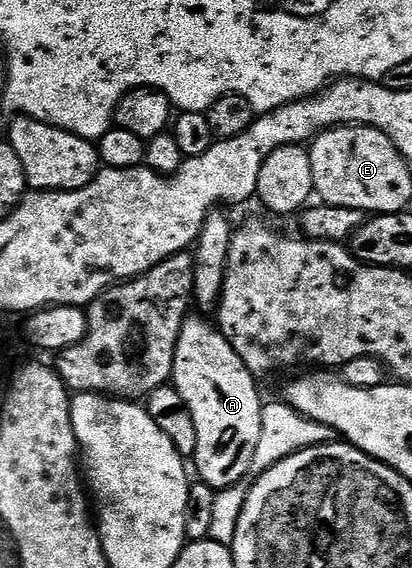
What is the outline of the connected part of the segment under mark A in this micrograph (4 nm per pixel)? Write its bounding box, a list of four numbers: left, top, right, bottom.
[173,315,264,490]

